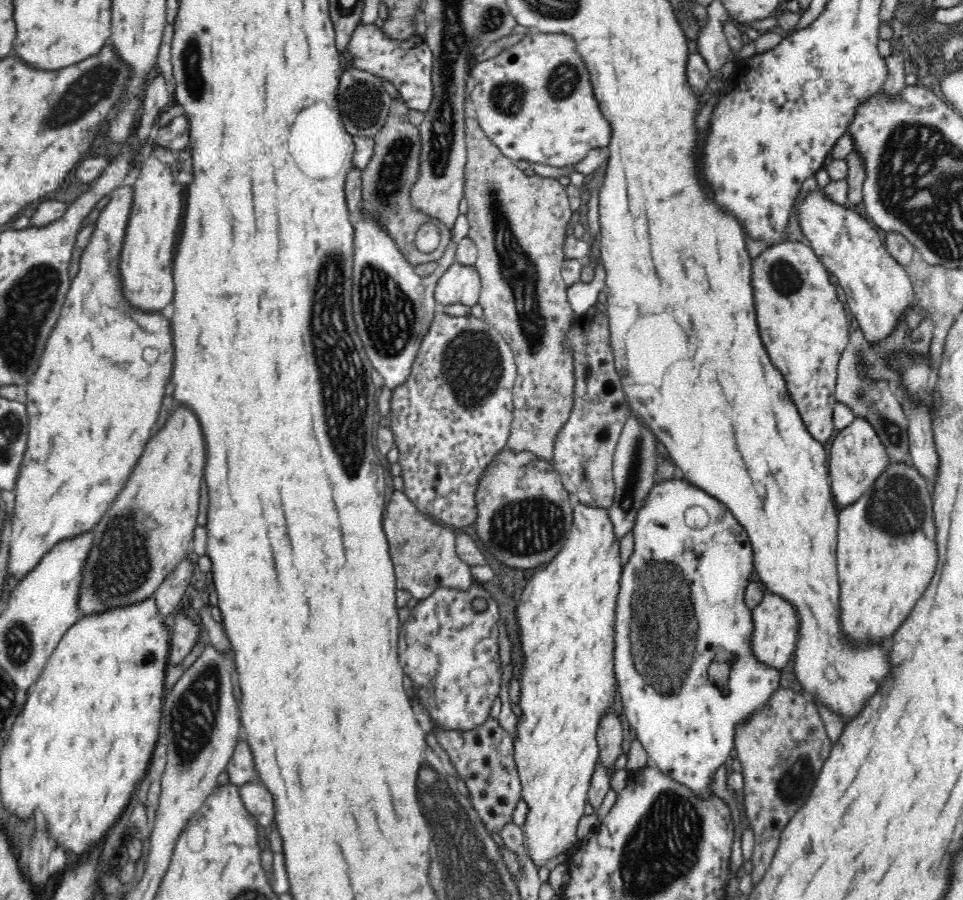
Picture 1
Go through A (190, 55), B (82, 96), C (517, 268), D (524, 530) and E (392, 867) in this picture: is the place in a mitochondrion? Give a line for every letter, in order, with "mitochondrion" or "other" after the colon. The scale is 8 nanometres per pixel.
A: mitochondrion
B: mitochondrion
C: mitochondrion
D: mitochondrion
E: other

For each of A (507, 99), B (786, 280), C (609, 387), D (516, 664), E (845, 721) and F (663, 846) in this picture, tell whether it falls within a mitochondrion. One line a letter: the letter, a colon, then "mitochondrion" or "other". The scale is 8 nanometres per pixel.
A: mitochondrion
B: mitochondrion
C: other
D: other
E: other
F: mitochondrion

